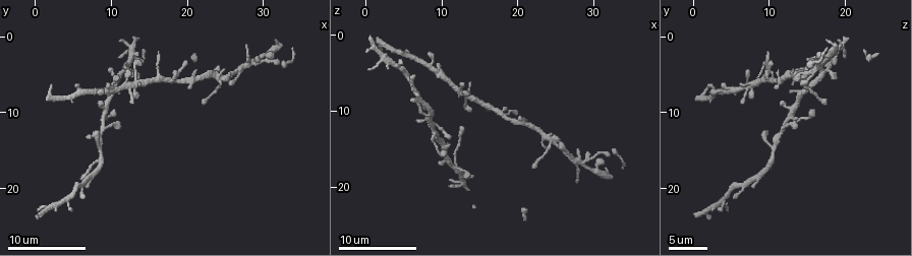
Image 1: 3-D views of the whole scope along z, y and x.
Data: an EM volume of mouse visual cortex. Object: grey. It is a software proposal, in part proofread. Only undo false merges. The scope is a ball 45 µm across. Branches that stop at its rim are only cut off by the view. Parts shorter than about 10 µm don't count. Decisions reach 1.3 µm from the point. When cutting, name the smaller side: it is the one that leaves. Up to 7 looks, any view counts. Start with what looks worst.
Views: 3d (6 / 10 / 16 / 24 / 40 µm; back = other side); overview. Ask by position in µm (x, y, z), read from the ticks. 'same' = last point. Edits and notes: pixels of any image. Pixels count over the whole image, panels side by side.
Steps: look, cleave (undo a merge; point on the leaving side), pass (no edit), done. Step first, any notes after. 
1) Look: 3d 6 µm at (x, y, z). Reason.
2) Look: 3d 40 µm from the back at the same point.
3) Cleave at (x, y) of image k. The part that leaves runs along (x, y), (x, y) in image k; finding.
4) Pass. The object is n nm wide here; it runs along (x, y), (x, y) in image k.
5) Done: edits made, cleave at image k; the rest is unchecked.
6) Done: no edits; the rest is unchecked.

Look: 3d 10 µm at (12.5, 4.0, 14.5).

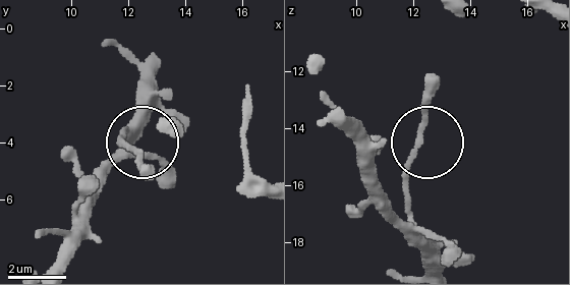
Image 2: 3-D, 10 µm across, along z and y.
Pass. The side arm is 36 µm long; continuous, no second neuron.

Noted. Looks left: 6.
Look: 3d 10 µm at (13.5, 6.5, 8.0). Looks like a crossing.

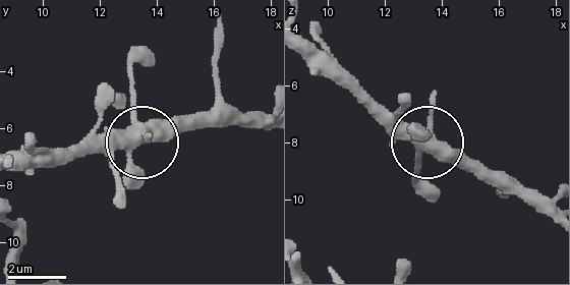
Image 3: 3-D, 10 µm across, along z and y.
Pass. The side arm is 15 µm long; all the same neuron.

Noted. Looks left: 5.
Look: 3d 16 µm at (28.5, 3.5, 16.5).

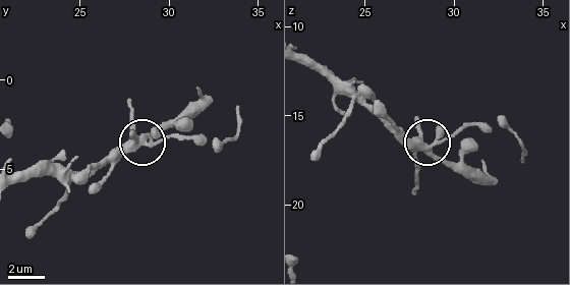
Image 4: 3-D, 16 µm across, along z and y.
Look: 3d 16 µm from the back at (28.4, 3.4, 16.7).

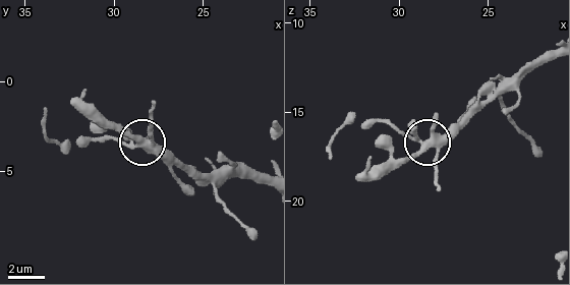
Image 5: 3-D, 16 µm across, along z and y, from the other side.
Pass. 5 arms meet here; it runs along (552, 50), (498, 81), (443, 134), (411, 136), (376, 120) in image 5; continuous, no second neuron.

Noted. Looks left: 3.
Look: 3d 16 µm at (8.5, 15.5, 10.5). Two arms in line, one across.

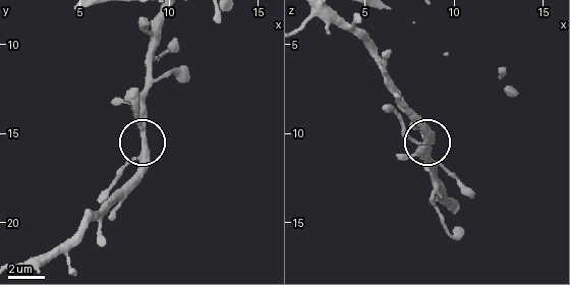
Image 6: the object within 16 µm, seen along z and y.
Look: 3d 6 µm at the same point.

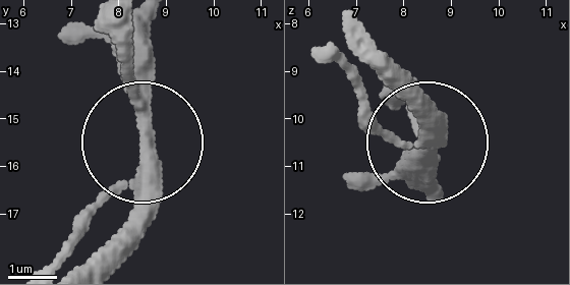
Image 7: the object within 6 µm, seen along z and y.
Pass. 3 arms meet here; it runs along (150, 25), (146, 221), (133, 252) in image 7; continuous, no second neuron.

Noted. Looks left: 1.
Done: no edits; the rest is unchecked.

